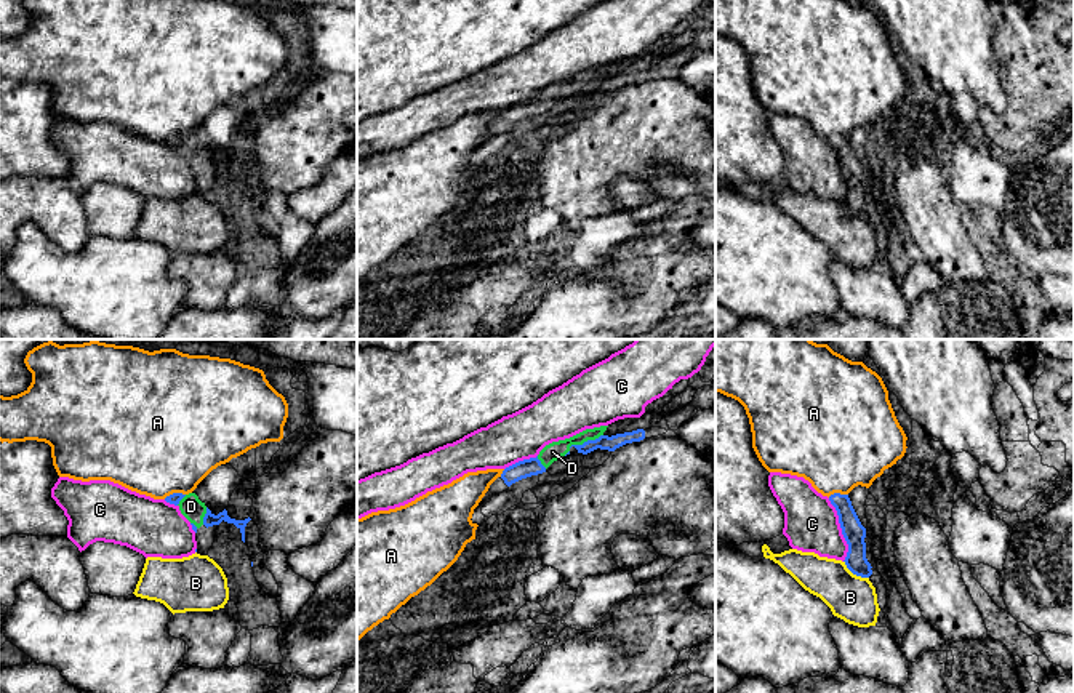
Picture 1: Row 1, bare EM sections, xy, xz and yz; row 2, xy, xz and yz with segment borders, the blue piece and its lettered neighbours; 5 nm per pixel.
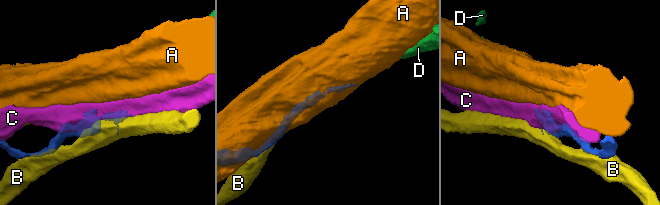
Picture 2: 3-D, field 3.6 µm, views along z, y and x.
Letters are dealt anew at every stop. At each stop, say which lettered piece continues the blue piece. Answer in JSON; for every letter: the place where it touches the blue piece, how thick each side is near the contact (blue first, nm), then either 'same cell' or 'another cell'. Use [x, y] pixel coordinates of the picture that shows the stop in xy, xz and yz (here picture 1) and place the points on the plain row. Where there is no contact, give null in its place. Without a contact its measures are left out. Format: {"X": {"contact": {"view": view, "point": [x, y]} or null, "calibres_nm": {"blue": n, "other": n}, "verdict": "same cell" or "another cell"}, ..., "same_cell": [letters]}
{"A": {"contact": {"view": "xy", "point": [173, 135]}, "calibres_nm": {"blue": 60, "other": 500}, "verdict": "another cell"}, "B": {"contact": {"view": "yz", "point": [855, 215]}, "calibres_nm": {"blue": 110, "other": 240}, "verdict": "another cell"}, "C": {"contact": {"view": "yz", "point": [842, 172]}, "calibres_nm": {"blue": 110, "other": 280}, "verdict": "another cell"}, "D": {"contact": {"view": "xz", "point": [585, 84]}, "calibres_nm": {"blue": 80, "other": 90}, "verdict": "same cell"}, "same_cell": ["D"]}

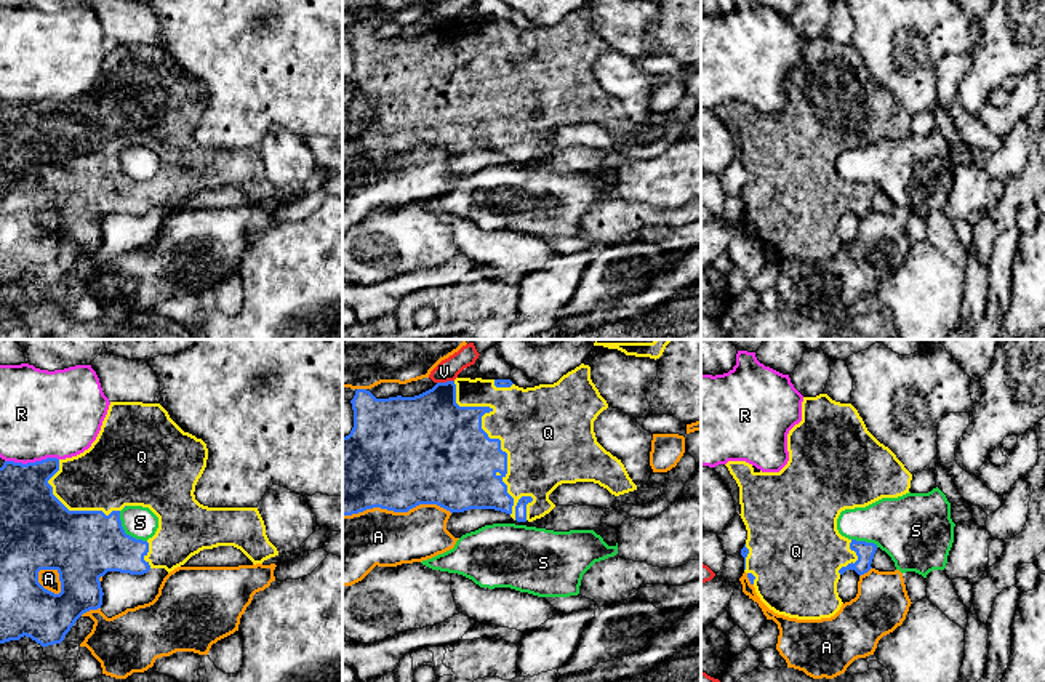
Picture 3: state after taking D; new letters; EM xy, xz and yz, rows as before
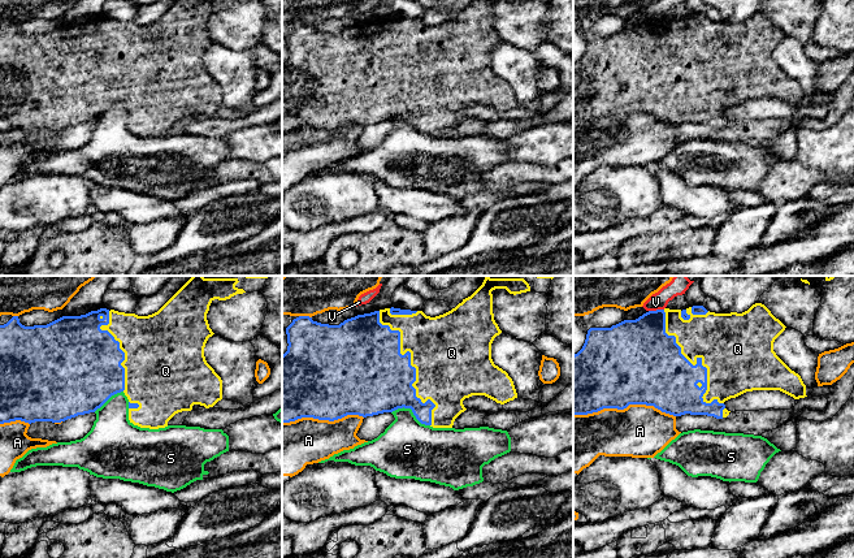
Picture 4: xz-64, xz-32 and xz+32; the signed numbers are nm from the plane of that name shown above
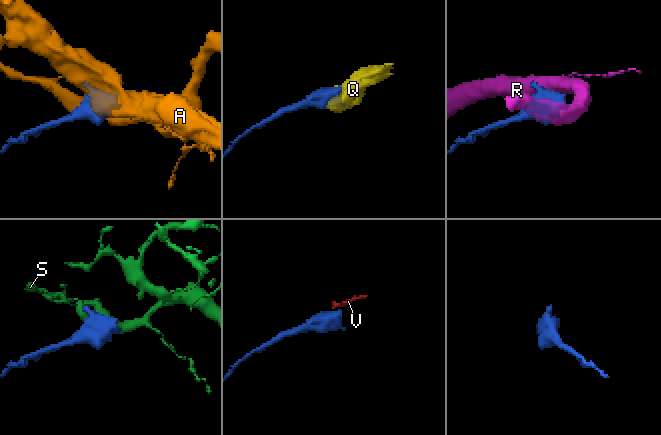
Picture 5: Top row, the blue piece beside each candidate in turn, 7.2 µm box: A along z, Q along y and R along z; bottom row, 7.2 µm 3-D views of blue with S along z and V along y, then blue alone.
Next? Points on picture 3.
{"A": {"contact": {"view": "xz", "point": [397, 152]}, "calibres_nm": {"blue": 480, "other": 280}, "verdict": "another cell"}, "Q": {"contact": {"view": "xz", "point": [500, 85]}, "calibres_nm": {"blue": 440, "other": 460}, "verdict": "same cell"}, "R": {"contact": {"view": "xy", "point": [31, 104]}, "calibres_nm": {"blue": 300, "other": 440}, "verdict": "another cell"}, "S": {"contact": {"view": "xy", "point": [124, 173]}, "calibres_nm": {"blue": 360, "other": 160}, "verdict": "another cell"}, "V": {"contact": {"view": "xz", "point": [447, 23]}, "calibres_nm": {"blue": 360, "other": 110}, "verdict": "another cell"}, "same_cell": ["Q"]}

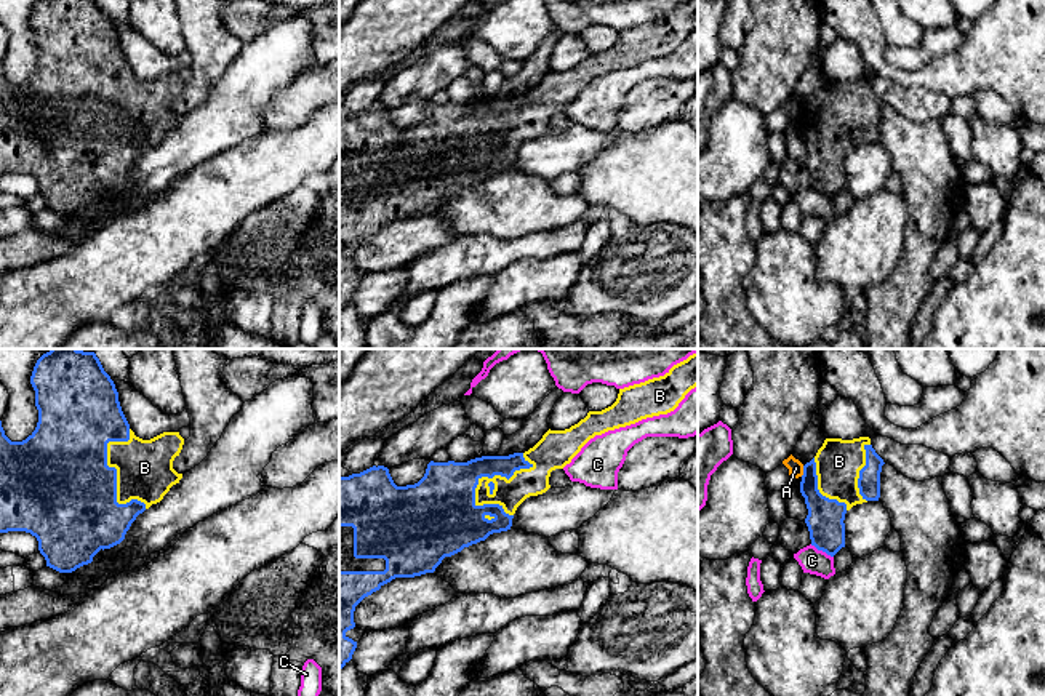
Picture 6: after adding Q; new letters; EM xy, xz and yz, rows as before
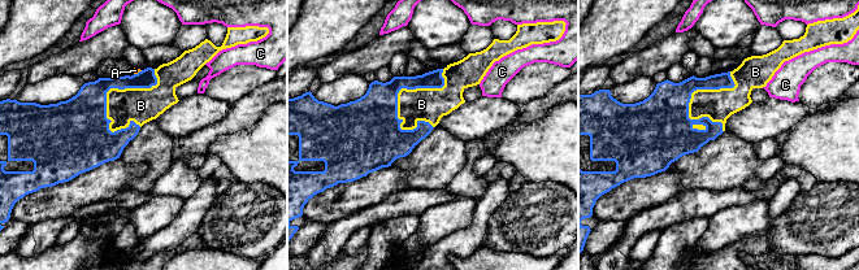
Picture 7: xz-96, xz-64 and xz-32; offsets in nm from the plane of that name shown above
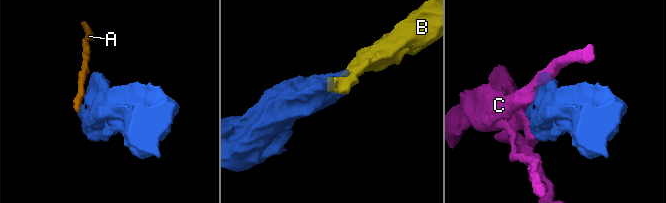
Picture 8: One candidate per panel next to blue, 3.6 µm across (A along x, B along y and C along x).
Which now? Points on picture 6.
{"A": {"contact": {"view": "yz", "point": [804, 112]}, "calibres_nm": {"blue": 180, "other": 80}, "verdict": "another cell"}, "B": {"contact": {"view": "xz", "point": [498, 116]}, "calibres_nm": {"blue": 260, "other": 150}, "verdict": "same cell"}, "C": {"contact": {"view": "yz", "point": [821, 191]}, "calibres_nm": {"blue": 190, "other": 130}, "verdict": "another cell"}, "same_cell": ["B"]}

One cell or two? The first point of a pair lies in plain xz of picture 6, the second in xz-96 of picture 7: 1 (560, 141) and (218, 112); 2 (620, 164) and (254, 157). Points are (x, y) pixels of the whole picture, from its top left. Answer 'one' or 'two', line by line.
1: one
2: one

